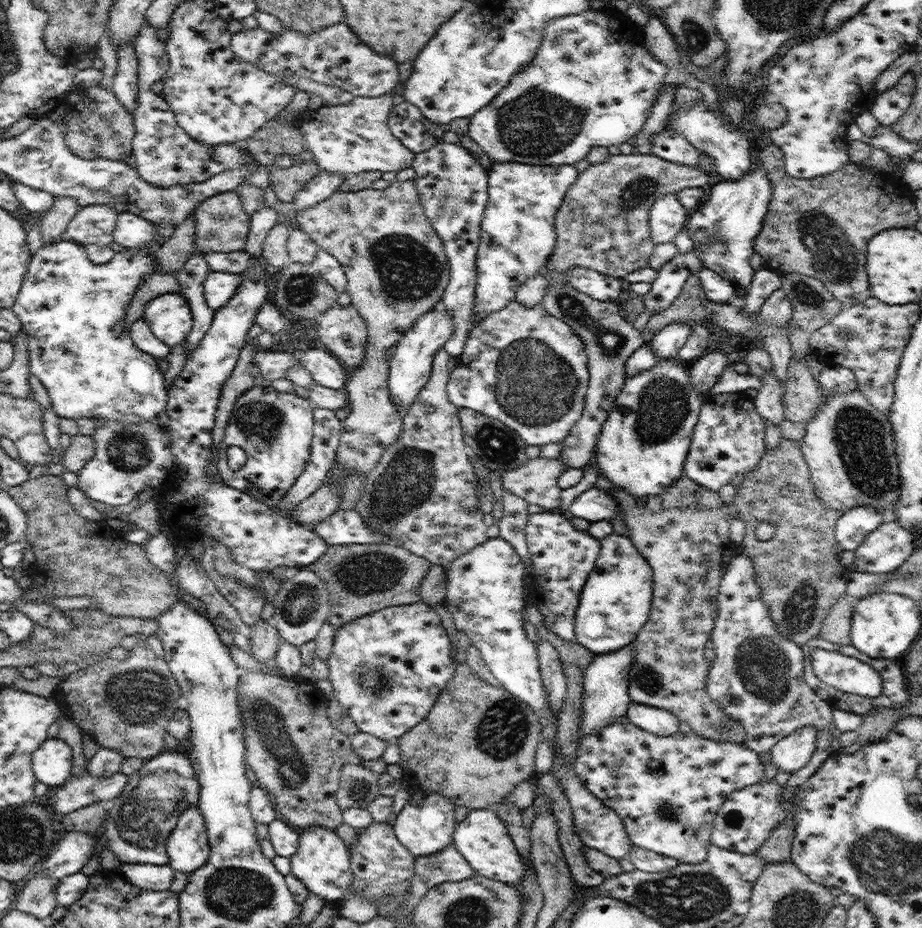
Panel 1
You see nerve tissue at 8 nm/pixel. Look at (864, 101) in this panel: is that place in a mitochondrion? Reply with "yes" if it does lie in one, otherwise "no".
no

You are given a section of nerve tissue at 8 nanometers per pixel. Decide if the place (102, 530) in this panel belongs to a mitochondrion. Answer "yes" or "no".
no

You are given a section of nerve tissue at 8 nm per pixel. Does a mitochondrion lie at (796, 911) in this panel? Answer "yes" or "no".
yes

